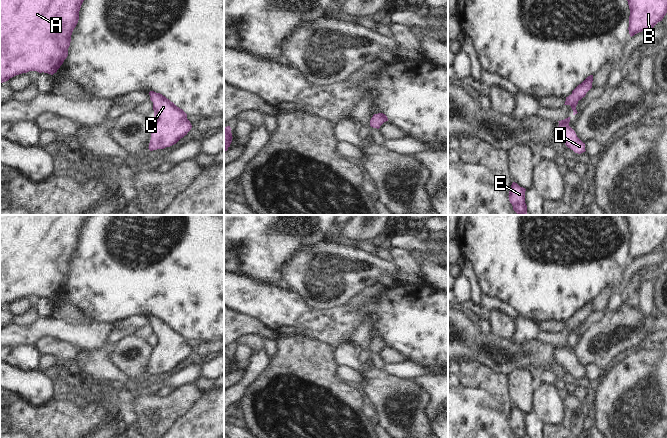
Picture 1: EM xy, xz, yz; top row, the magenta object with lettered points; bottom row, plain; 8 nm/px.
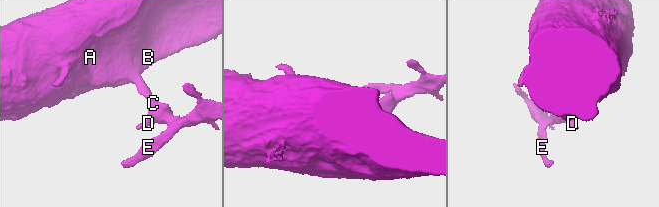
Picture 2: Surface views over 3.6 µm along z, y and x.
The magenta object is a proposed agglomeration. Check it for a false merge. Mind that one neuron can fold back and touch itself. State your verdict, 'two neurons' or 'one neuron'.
one neuron

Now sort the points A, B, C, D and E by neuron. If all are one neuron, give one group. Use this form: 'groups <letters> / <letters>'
groups A B C D E

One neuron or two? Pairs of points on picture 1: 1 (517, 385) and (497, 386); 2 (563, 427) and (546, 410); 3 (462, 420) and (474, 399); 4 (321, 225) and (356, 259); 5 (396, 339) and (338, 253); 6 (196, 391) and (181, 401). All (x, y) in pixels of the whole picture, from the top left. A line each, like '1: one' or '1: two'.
1: two
2: two
3: one
4: two
5: two
6: one

